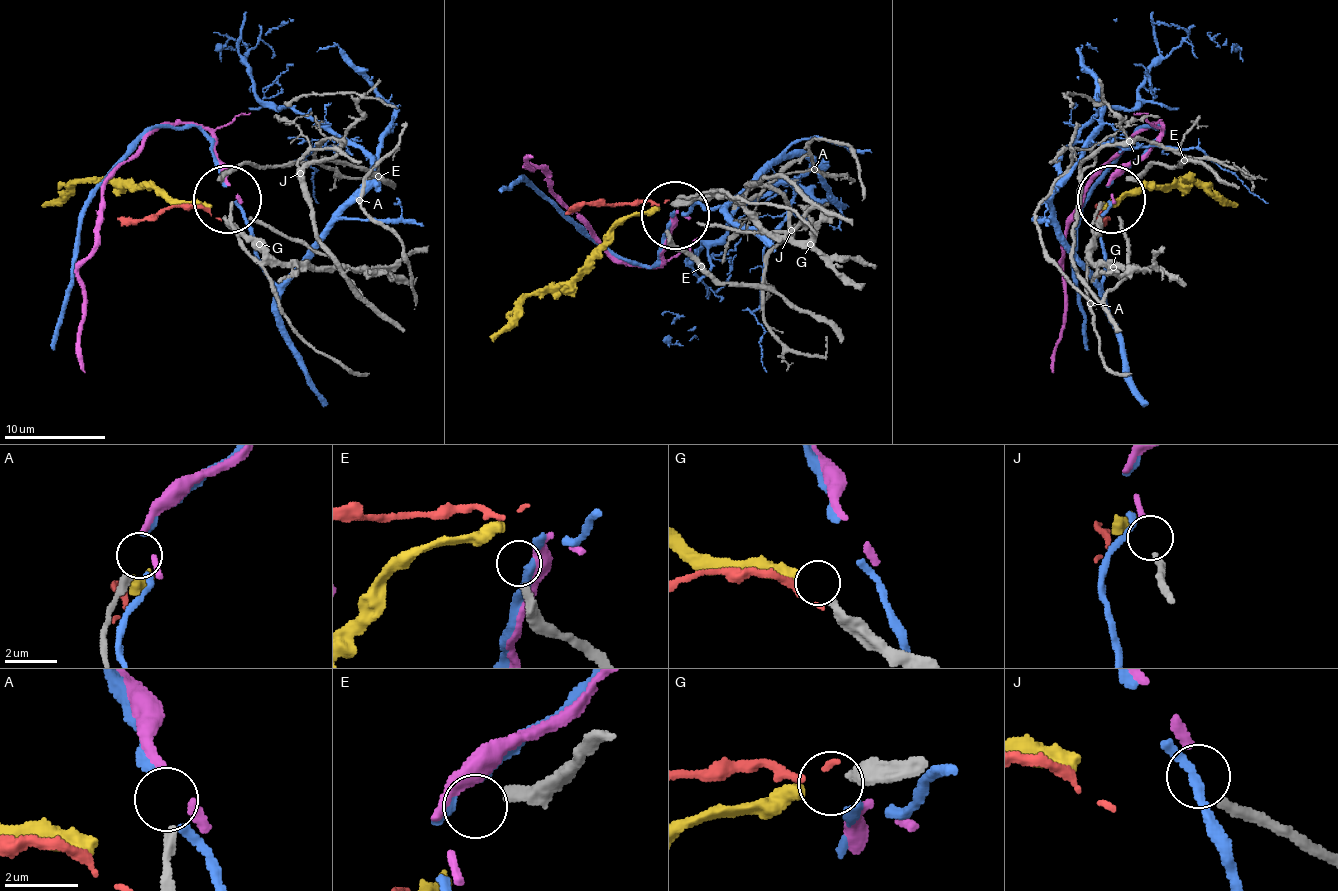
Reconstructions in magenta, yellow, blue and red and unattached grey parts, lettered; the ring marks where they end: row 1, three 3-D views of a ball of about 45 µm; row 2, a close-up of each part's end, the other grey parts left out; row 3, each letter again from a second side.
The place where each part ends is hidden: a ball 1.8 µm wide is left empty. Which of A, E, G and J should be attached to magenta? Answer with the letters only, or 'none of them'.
J

